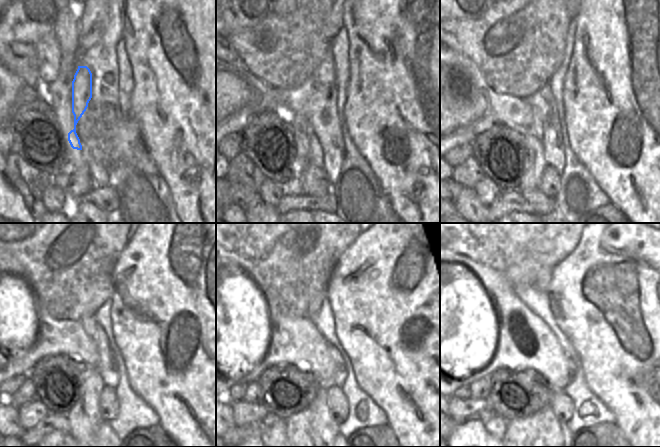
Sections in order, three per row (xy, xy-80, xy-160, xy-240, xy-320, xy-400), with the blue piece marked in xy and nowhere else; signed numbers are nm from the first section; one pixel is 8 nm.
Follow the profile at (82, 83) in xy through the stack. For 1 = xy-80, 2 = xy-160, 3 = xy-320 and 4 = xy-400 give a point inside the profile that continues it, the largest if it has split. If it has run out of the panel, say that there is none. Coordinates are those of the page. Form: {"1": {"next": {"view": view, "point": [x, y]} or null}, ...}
{"1": {"next": {"view": "xy-80", "point": [299, 124]}}, "2": {"next": {"view": "xy-160", "point": [534, 163]}}, "3": {"next": {"view": "xy-320", "point": [314, 426]}}, "4": {"next": {"view": "xy-400", "point": [543, 426]}}}

